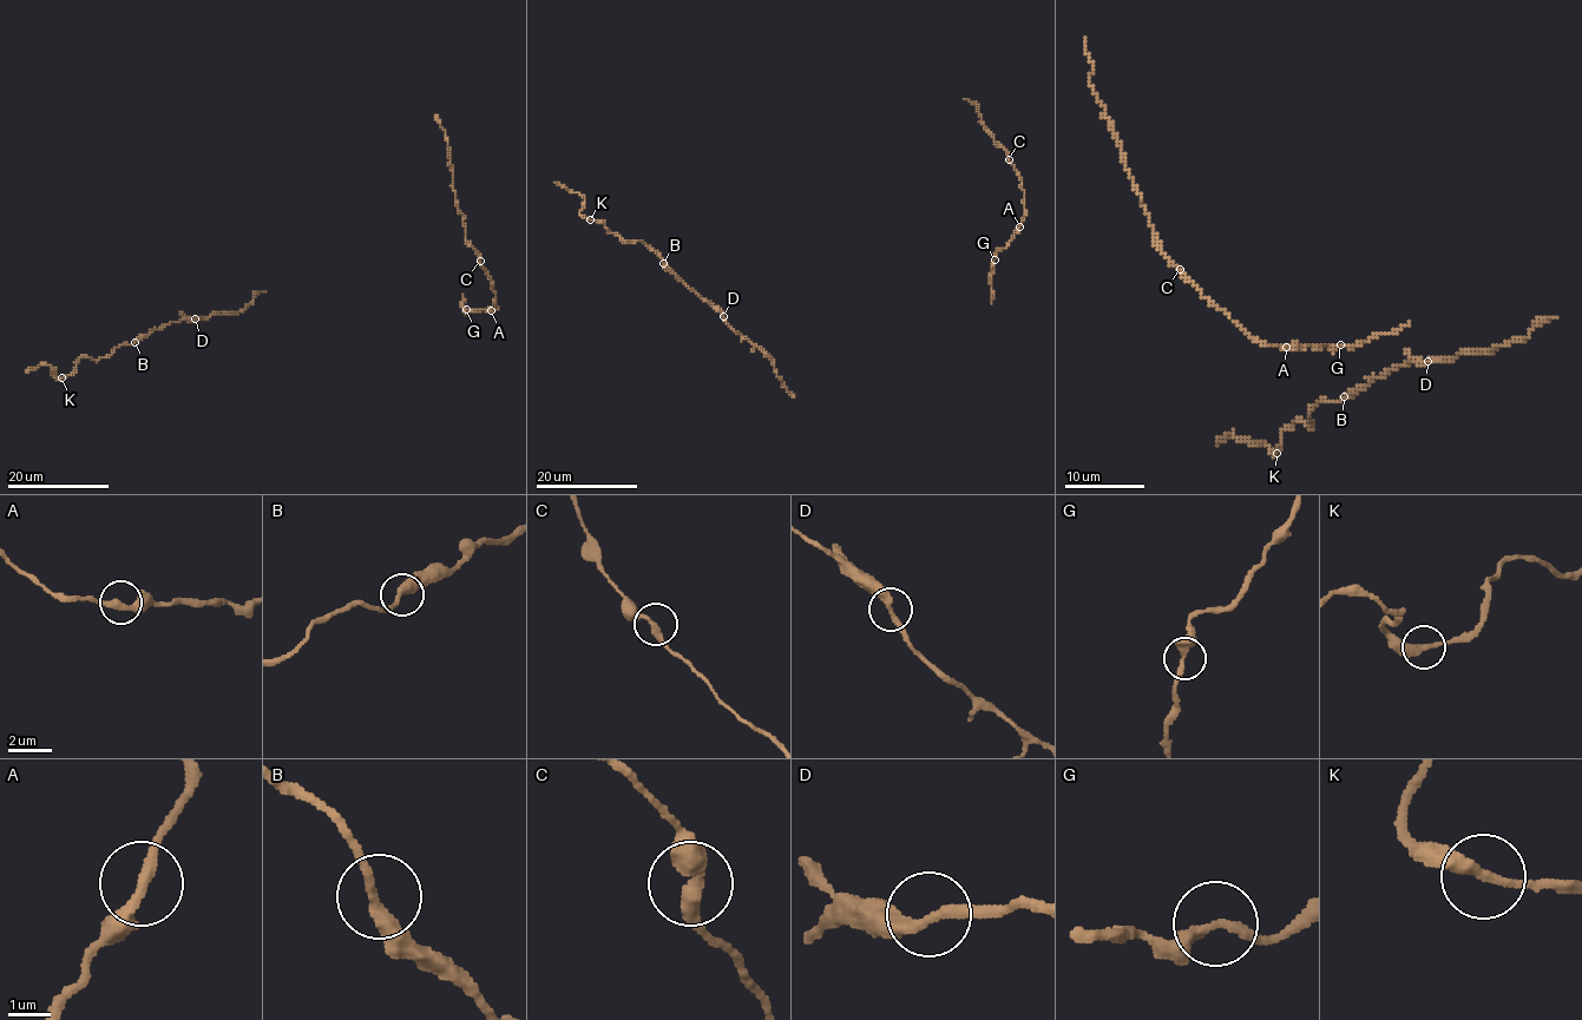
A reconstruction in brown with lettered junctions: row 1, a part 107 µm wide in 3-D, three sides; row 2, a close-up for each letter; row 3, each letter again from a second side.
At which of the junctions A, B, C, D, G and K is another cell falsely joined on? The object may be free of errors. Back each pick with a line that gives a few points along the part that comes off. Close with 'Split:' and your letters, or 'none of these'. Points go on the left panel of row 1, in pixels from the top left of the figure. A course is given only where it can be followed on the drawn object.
Split: none of these

